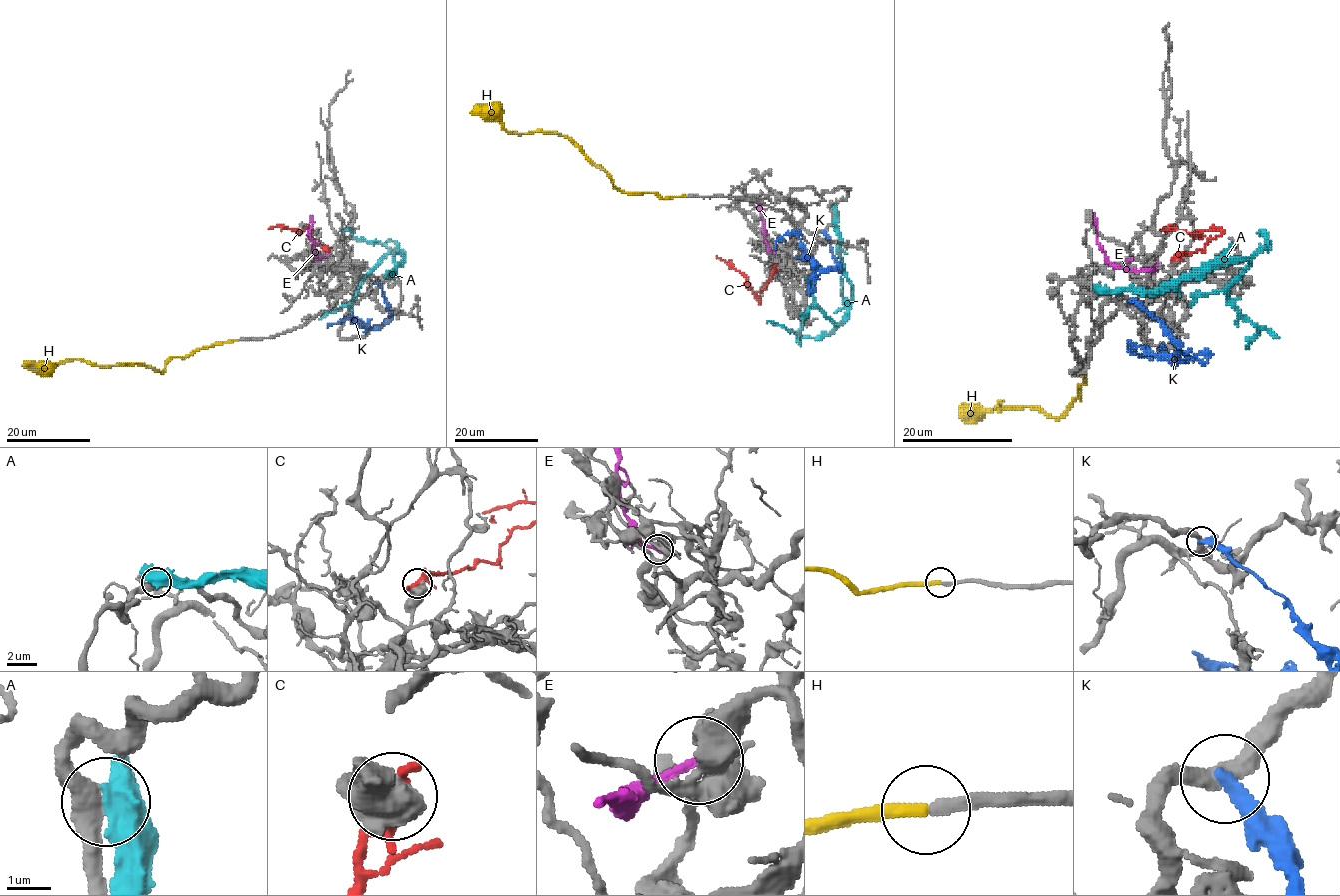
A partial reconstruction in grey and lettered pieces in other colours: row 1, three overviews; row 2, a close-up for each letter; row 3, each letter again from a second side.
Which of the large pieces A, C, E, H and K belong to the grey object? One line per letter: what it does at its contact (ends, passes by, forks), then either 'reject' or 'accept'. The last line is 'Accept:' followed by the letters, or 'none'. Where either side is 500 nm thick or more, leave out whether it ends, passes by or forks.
A: reject
C: reject
E: reject
H: it ends there; accept
K: it ends there; reject
Accept: H

